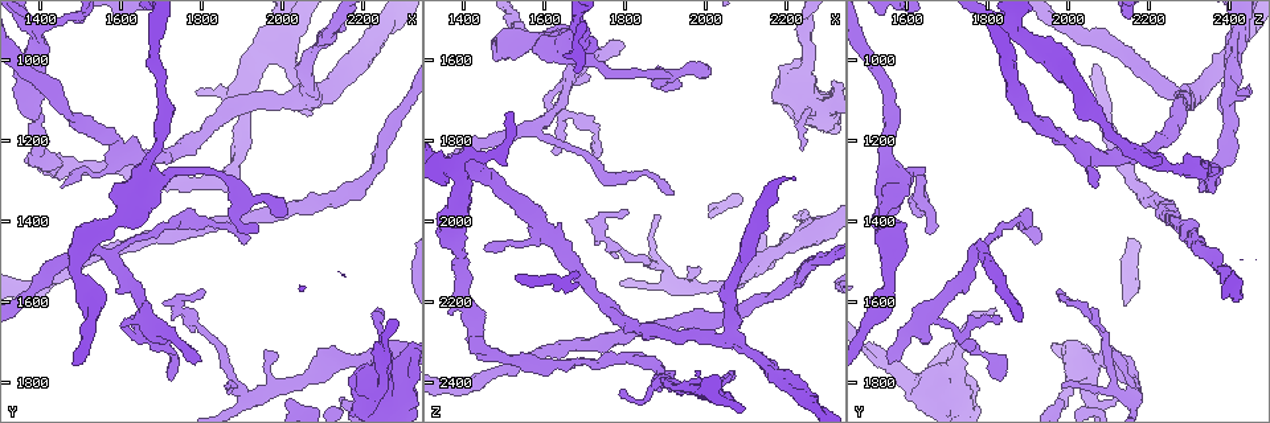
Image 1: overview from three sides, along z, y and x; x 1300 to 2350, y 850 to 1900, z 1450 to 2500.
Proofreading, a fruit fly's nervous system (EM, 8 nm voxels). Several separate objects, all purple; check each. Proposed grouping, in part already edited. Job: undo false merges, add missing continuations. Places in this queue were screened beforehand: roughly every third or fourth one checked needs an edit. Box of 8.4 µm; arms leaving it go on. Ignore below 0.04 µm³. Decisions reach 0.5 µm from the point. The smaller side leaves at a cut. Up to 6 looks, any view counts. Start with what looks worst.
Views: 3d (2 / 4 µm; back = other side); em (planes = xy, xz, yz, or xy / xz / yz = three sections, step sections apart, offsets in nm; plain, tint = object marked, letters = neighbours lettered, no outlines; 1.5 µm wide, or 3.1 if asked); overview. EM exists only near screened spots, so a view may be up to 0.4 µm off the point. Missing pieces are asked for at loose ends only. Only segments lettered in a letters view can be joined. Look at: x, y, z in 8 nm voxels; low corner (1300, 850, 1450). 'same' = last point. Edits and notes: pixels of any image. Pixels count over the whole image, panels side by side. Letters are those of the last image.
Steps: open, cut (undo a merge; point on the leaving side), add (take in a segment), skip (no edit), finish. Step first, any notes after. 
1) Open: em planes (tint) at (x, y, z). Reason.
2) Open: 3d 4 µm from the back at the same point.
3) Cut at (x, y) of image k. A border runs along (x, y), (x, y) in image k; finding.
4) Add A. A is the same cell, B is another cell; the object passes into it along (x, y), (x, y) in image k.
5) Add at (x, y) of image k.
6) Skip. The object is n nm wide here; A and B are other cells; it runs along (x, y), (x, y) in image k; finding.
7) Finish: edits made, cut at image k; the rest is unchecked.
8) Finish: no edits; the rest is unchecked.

Open: em xy step 4 (letters) at (1800, 1755, 1550). An open end.

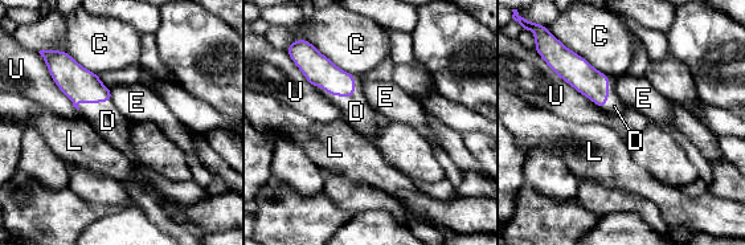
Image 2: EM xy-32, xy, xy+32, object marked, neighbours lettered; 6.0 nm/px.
Open: em planes (letters) at the same point.

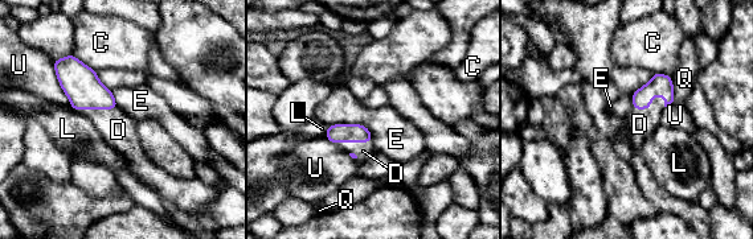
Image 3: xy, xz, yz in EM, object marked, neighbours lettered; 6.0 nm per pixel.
Add D. The longest contact is with U, 320 nm; D is the same cell, C, E, L, Q and U are other cells; the object passes into it along (661, 83), (650, 107), (639, 124) in image 3; the neuron continues.

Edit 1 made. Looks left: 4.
Open: overview.

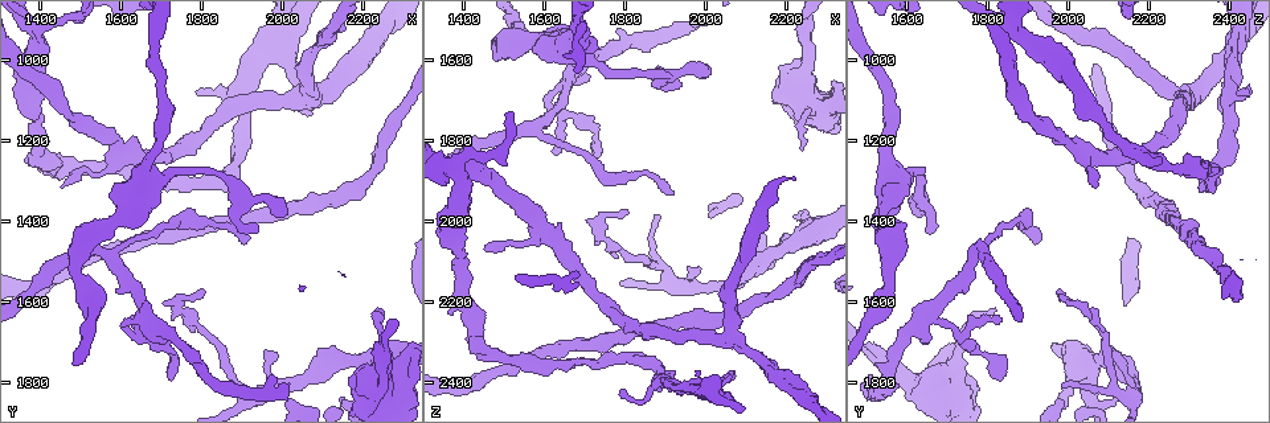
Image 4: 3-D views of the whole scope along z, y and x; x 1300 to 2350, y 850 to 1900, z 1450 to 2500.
Open: 3d 4 µm from the back at (1885, 1810, 1990). Thin end.

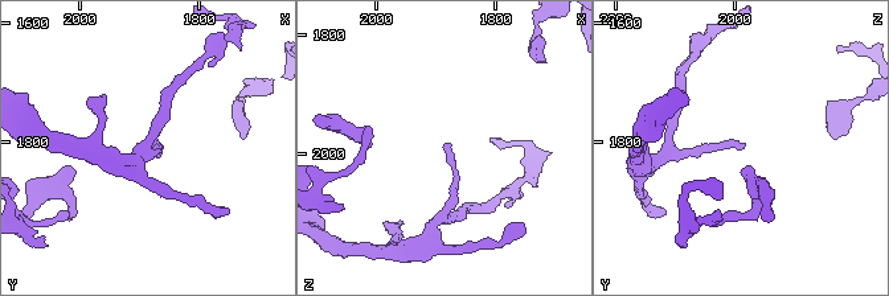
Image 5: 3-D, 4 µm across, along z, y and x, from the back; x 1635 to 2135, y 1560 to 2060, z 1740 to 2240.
Open: em planes (letters) at (1880, 1810, 1990).

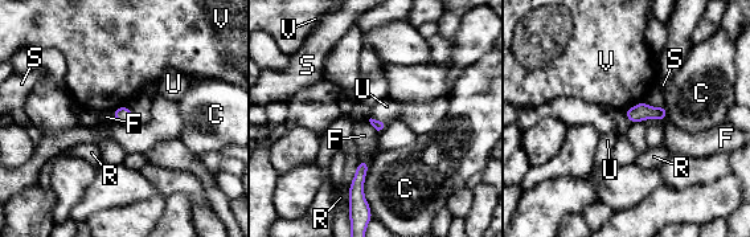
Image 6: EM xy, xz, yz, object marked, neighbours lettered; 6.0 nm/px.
Add U. U is the same cell, C, F, R, S and V are other cells; the object passes into it along (378, 126), (378, 121), (386, 109) in image 6; it goes on there.

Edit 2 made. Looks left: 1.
Open: em planes (letters) at (2255, 1795, 1600). Sudden change in width.

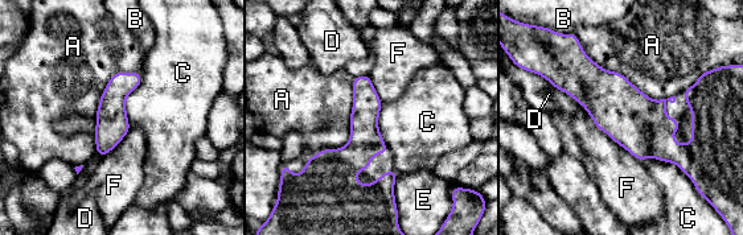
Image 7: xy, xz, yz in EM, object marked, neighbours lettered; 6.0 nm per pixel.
Skip. The object is 190 nm wide here; A, B, C, D, E and F are other cells; a border runs along (142, 73), (126, 98), (130, 126) in image 7; continuous, no second neuron.

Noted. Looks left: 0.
Finish: edits made, add at image 3, add at image 6; the rest is unchecked.

